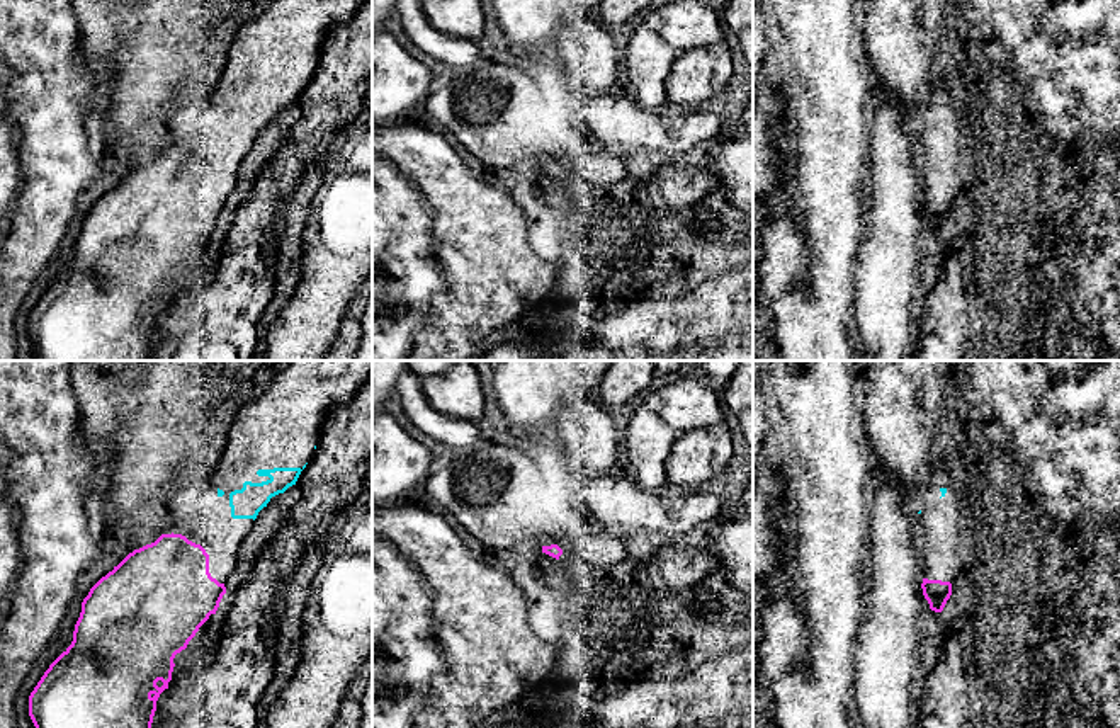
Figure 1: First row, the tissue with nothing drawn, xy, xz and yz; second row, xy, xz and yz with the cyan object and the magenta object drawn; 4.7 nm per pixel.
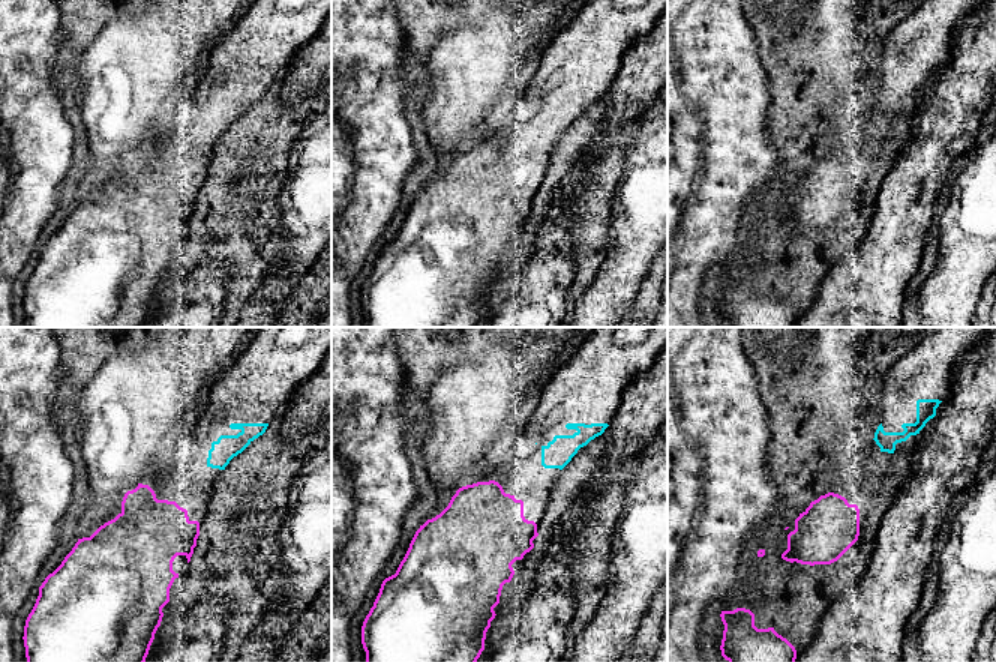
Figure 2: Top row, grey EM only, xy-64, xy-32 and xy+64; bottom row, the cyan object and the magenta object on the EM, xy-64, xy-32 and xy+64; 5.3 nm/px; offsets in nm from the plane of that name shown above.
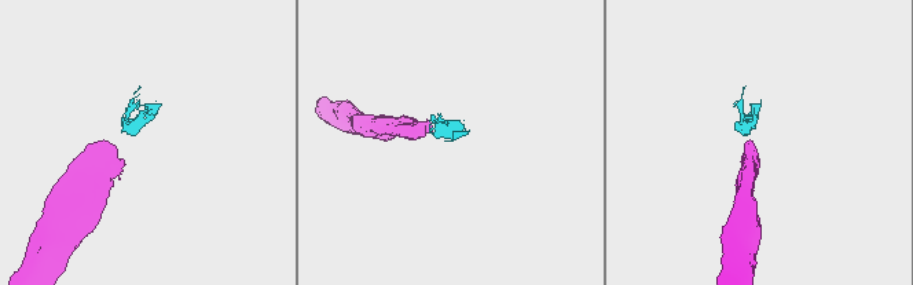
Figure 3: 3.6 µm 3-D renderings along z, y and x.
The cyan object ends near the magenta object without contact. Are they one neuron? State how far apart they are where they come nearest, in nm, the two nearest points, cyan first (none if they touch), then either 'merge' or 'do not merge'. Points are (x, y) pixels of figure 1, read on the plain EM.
gap 200 nm; span xy (231, 135), (201, 165); merge

